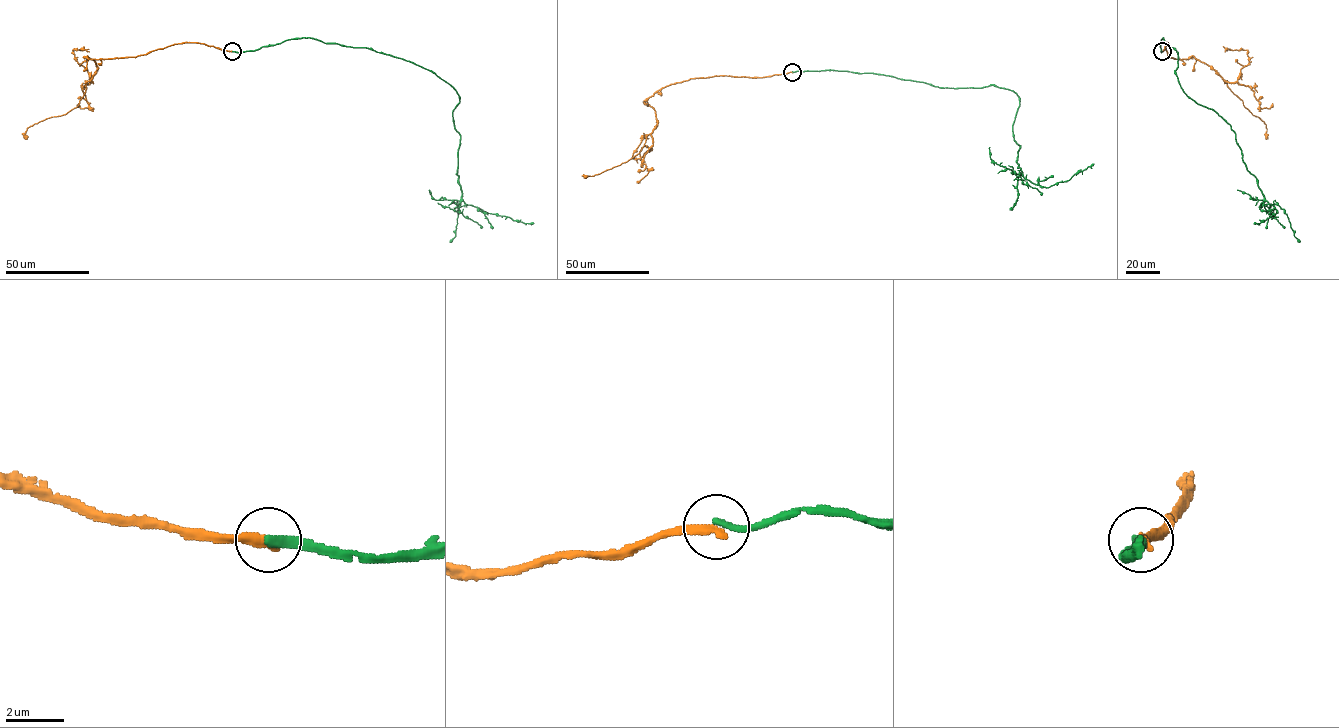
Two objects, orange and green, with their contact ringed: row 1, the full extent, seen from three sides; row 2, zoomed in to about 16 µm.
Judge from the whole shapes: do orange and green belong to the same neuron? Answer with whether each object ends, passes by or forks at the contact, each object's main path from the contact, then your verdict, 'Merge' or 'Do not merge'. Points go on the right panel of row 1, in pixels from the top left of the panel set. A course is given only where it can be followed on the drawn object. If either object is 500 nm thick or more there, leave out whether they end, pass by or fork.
At the ring orange ends. At the ring green ends. Course of orange: (1162, 51), (1167, 42), (1168, 57), (1181, 59), (1193, 56), (1209, 65), (1252, 114), (1266, 125), (1266, 139). Course of green: (1162, 51), (1163, 37), (1178, 53), (1184, 92), (1230, 125), (1275, 207), (1253, 223). Do not merge

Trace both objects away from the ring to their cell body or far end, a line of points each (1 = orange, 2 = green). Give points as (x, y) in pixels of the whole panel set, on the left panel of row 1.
1: (232, 51), (183, 42), (135, 56), (87, 56), (97, 69), (79, 104), (30, 125), (27, 139)
2: (232, 51), (312, 37), (371, 48), (434, 72), (458, 95), (452, 117), (460, 136), (461, 198), (533, 223)

